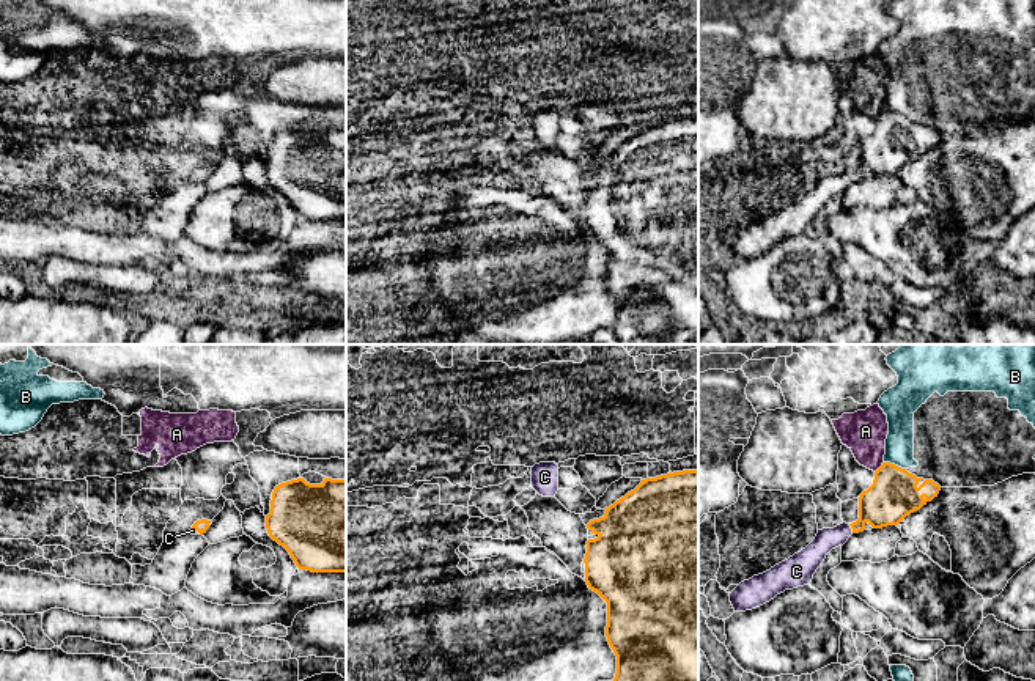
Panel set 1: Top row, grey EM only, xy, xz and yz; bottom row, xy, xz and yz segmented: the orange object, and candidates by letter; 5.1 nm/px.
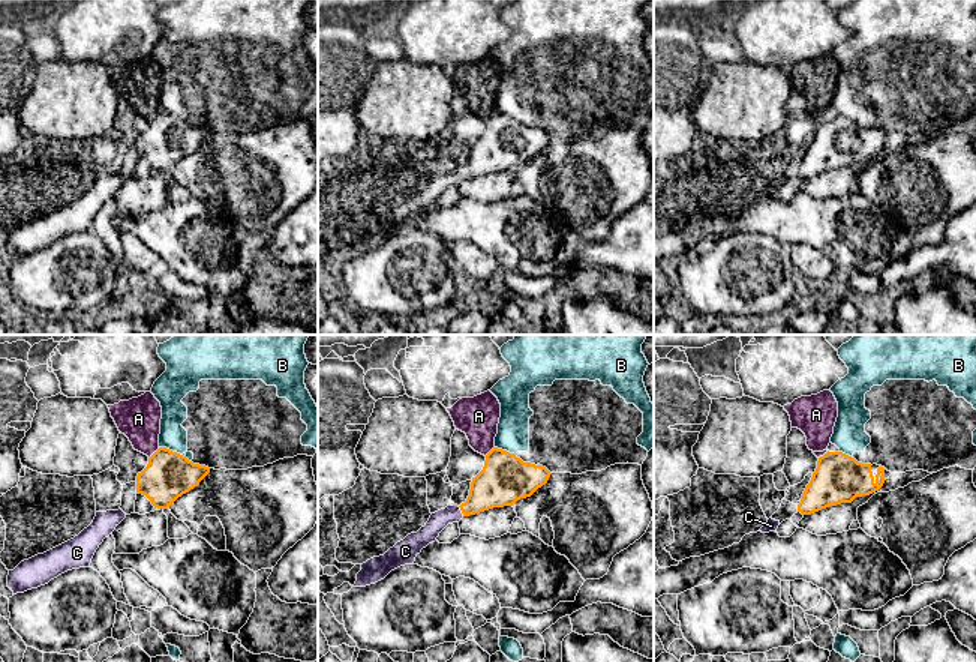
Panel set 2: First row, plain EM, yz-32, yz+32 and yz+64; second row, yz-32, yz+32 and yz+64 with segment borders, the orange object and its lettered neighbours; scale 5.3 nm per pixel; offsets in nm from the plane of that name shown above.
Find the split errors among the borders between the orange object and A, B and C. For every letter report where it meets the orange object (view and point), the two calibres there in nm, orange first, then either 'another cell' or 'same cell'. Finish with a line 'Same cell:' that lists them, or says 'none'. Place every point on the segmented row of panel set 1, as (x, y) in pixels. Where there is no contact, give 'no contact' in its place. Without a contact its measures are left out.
A: yz (880, 467) | 260/220 nm | another cell
B: yz (894, 464) | 260/140 nm | another cell
C: yz (851, 527) | 240/120 nm | same cell
Same cell: C

